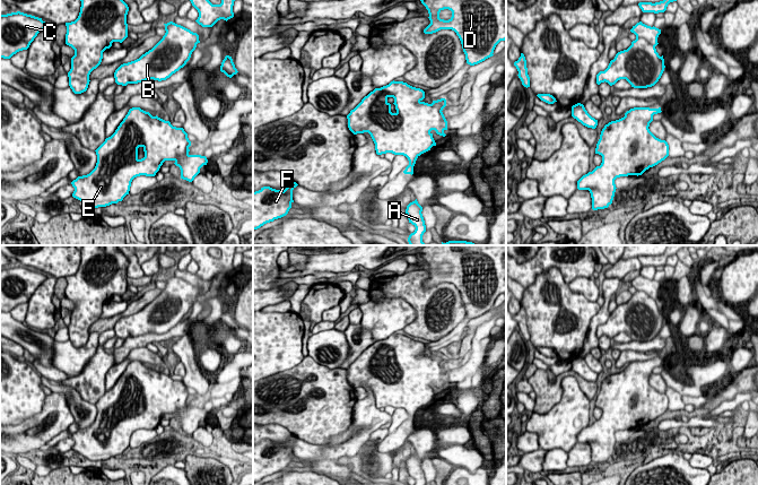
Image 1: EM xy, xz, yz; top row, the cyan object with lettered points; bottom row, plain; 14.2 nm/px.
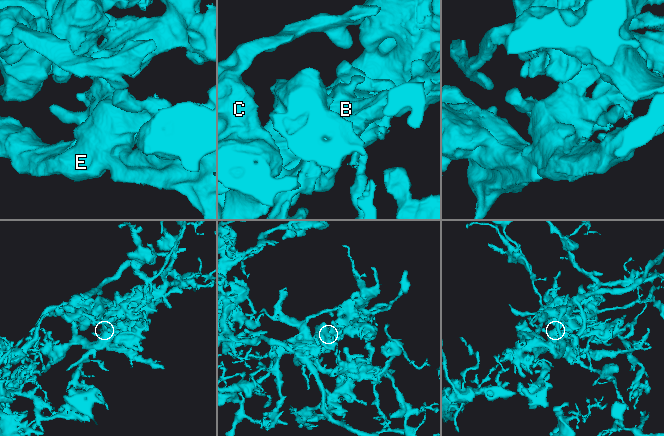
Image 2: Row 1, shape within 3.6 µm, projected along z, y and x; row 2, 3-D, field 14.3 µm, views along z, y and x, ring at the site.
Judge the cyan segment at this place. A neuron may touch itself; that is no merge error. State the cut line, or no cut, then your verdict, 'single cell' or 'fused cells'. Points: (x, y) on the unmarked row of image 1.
cut none; single cell

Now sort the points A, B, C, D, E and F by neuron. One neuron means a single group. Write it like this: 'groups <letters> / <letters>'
groups A B C D E F

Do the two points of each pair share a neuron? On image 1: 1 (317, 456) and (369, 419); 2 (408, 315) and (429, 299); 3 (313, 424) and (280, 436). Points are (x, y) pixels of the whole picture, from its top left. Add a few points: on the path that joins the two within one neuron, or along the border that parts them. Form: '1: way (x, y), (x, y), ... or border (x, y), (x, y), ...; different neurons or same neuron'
1: way (332, 455), (346, 450), (362, 434); same neuron
2: border (390, 297), (402, 297), (414, 309), (415, 320); different neurons
3: border (264, 424), (280, 424), (290, 432); different neurons

